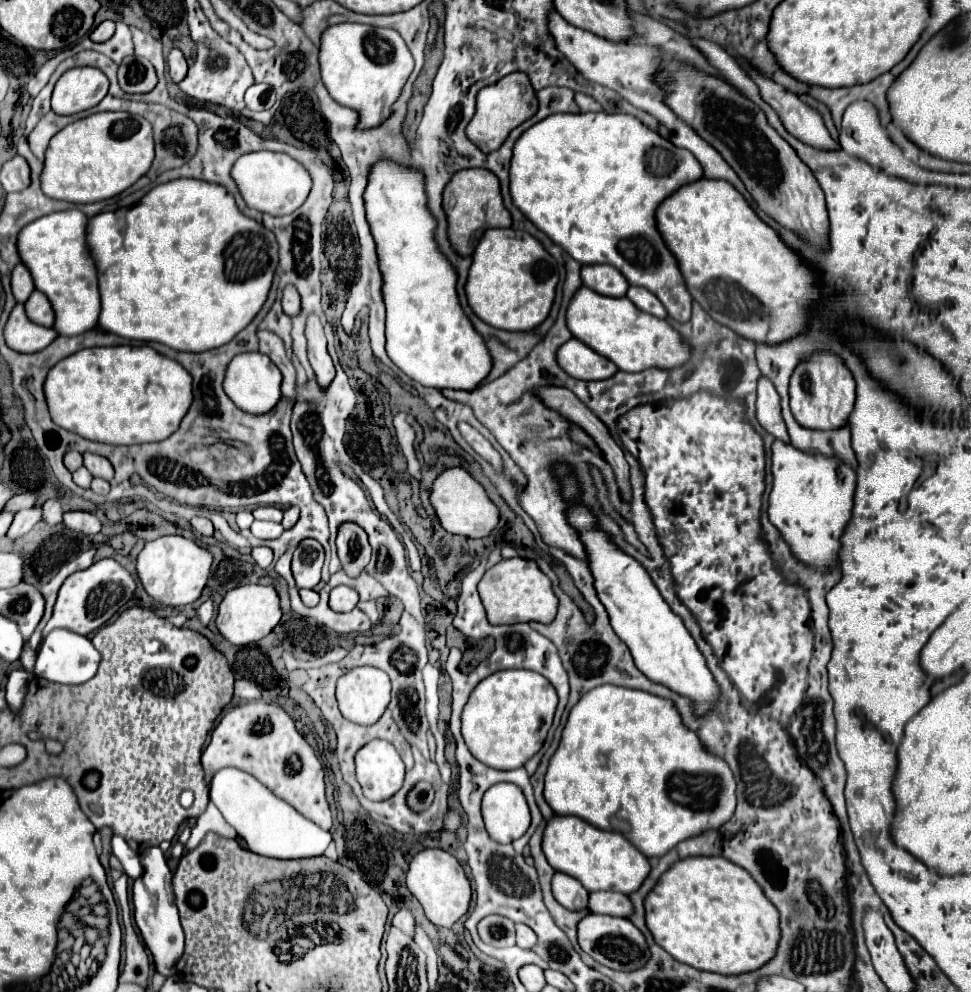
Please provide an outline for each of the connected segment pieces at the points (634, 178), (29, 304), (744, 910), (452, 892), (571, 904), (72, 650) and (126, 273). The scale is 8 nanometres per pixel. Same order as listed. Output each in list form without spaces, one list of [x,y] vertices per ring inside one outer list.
[[[606,112],[552,114],[530,126],[516,140],[510,162],[510,194],[514,206],[576,262],[612,264],[624,274],[630,286],[652,290],[674,322],[686,324],[690,320],[692,296],[686,292],[676,260],[656,230],[654,212],[668,194],[700,176],[702,168],[696,158],[692,160],[690,152],[676,148],[634,116]]]
[[[32,292],[30,298],[26,300],[24,304],[24,310],[26,310],[26,316],[30,322],[34,324],[40,324],[40,326],[46,326],[50,328],[52,326],[52,306],[48,304],[48,298],[42,294],[42,292]]]
[[[690,856],[674,862],[650,890],[644,900],[646,926],[654,936],[654,942],[662,946],[672,958],[698,970],[710,970],[718,974],[742,974],[766,964],[780,940],[778,912],[764,896],[754,878],[734,862],[722,856]]]
[[[424,848],[412,858],[410,870],[406,874],[406,886],[412,892],[412,896],[422,904],[426,918],[436,926],[446,928],[450,928],[460,916],[466,914],[472,896],[470,882],[460,862],[440,848]]]
[[[556,872],[552,876],[552,894],[568,910],[586,910],[588,890],[572,876]]]
[[[64,628],[52,630],[46,640],[42,642],[38,650],[38,660],[36,660],[36,670],[34,674],[38,678],[46,678],[50,682],[60,682],[60,684],[82,684],[90,680],[96,670],[98,670],[100,654],[92,646],[92,642],[84,636],[76,636],[74,632],[68,632]]]
[[[192,178],[158,184],[132,208],[92,216],[86,244],[98,272],[100,302],[104,300],[98,326],[128,340],[160,342],[182,352],[206,352],[228,344],[262,308],[278,260],[272,232],[246,218],[222,186]]]

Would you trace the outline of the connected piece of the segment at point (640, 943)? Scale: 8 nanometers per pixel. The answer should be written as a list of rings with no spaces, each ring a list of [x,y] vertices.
[[[586,914],[578,922],[578,944],[580,948],[590,954],[596,962],[630,972],[632,968],[640,968],[648,962],[648,946],[642,936],[642,932],[628,920],[628,918],[618,918],[618,916],[602,916],[602,914]]]

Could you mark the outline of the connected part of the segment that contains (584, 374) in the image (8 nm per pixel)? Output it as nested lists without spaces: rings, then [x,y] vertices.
[[[576,338],[558,348],[556,362],[568,376],[578,380],[604,380],[618,370],[610,360],[596,354]]]

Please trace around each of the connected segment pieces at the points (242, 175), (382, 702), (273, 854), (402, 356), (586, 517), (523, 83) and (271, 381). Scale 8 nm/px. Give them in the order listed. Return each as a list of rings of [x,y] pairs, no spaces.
[[[280,152],[244,154],[234,162],[230,176],[236,182],[238,192],[244,198],[246,206],[270,216],[286,216],[292,210],[300,208],[300,204],[304,204],[312,188],[312,180],[308,172],[304,172],[304,166],[296,164],[296,160],[290,160],[288,154],[280,154]]]
[[[358,666],[338,678],[336,700],[346,720],[370,726],[390,702],[390,678],[372,666]]]
[[[222,768],[212,778],[210,800],[222,812],[224,820],[246,840],[248,850],[270,856],[270,858],[312,858],[322,856],[330,844],[330,832],[322,830],[302,814],[298,814],[290,804],[274,796],[264,784],[252,778],[248,772],[236,768]]]
[[[380,162],[370,172],[364,202],[366,218],[376,240],[380,272],[384,276],[382,292],[386,302],[386,352],[390,360],[408,378],[422,386],[474,390],[476,384],[490,372],[492,360],[482,336],[472,328],[470,320],[460,308],[456,294],[456,272],[438,252],[434,242],[436,220],[426,208],[422,174],[396,166],[394,162]]]
[[[580,504],[570,506],[570,524],[582,532],[594,588],[610,616],[614,632],[630,648],[636,668],[648,680],[688,698],[698,718],[710,714],[720,700],[720,684],[716,684],[716,678],[708,670],[706,658],[698,650],[694,638],[686,632],[680,616],[676,616],[664,602],[648,572],[634,558],[618,550],[604,532],[596,530],[596,518],[588,508]]]
[[[522,72],[508,74],[508,76],[500,78],[500,82],[484,86],[478,92],[478,96],[476,96],[476,112],[474,112],[472,120],[466,126],[466,136],[484,154],[490,154],[490,152],[494,152],[494,150],[498,150],[502,146],[502,142],[506,140],[510,130],[514,130],[524,120],[534,116],[536,108],[538,108],[538,100],[536,100],[536,94],[534,94],[534,90],[530,86],[528,76],[522,74]]]
[[[242,352],[238,356],[234,356],[226,368],[224,374],[224,392],[228,394],[228,398],[244,412],[252,412],[252,414],[264,414],[268,410],[272,410],[276,406],[276,402],[280,400],[280,370],[272,364],[272,360],[266,354],[260,352]]]

